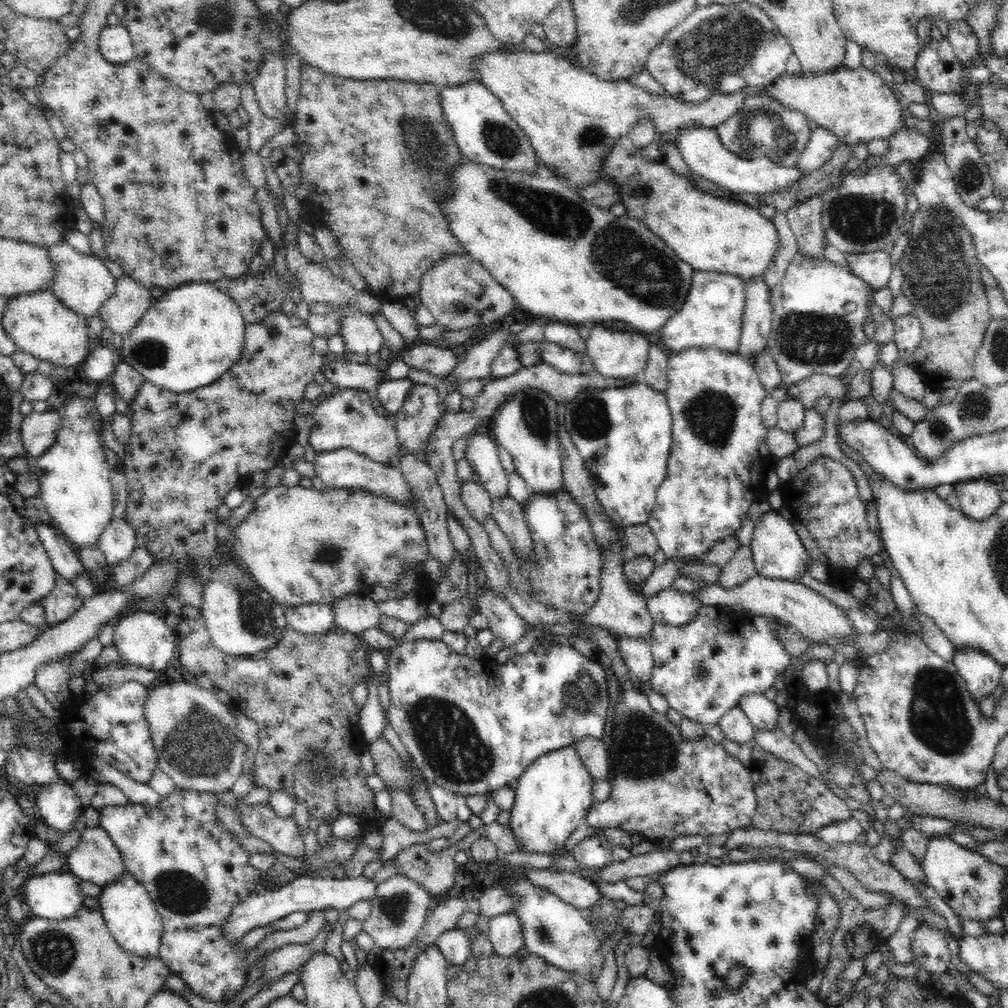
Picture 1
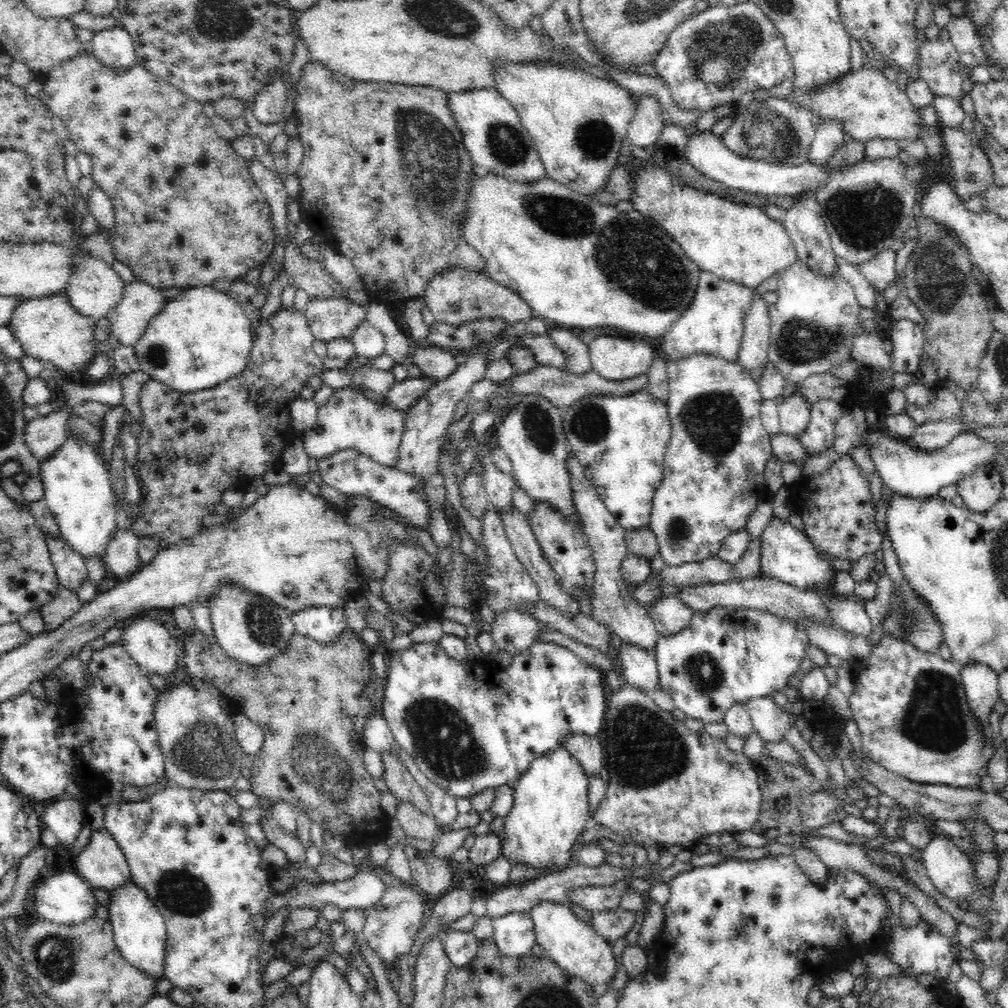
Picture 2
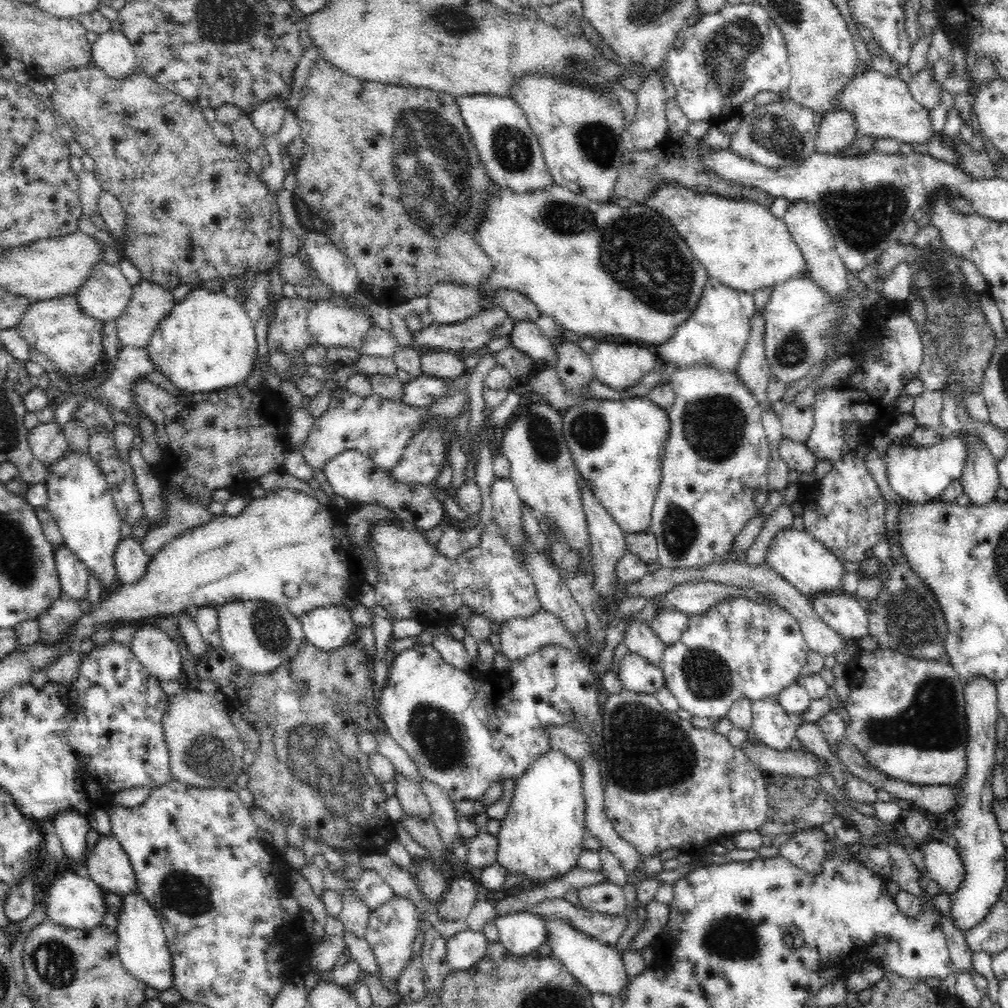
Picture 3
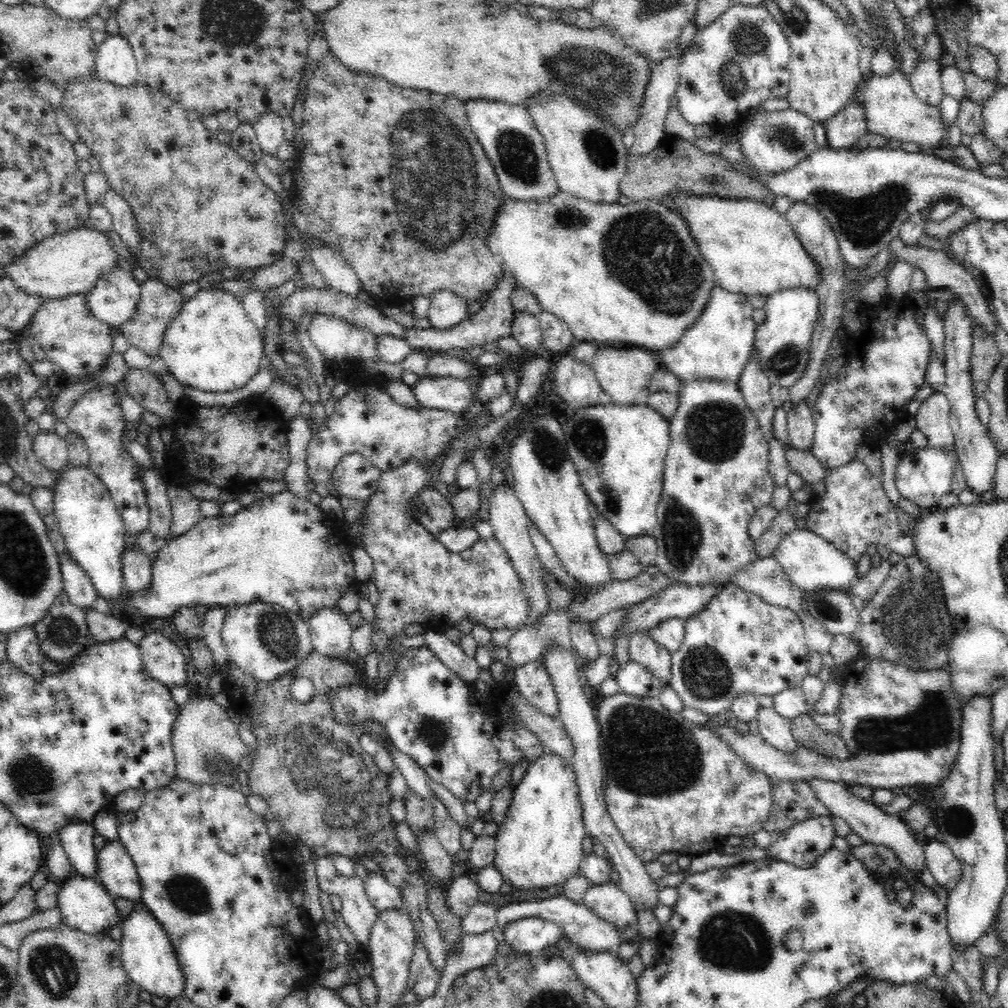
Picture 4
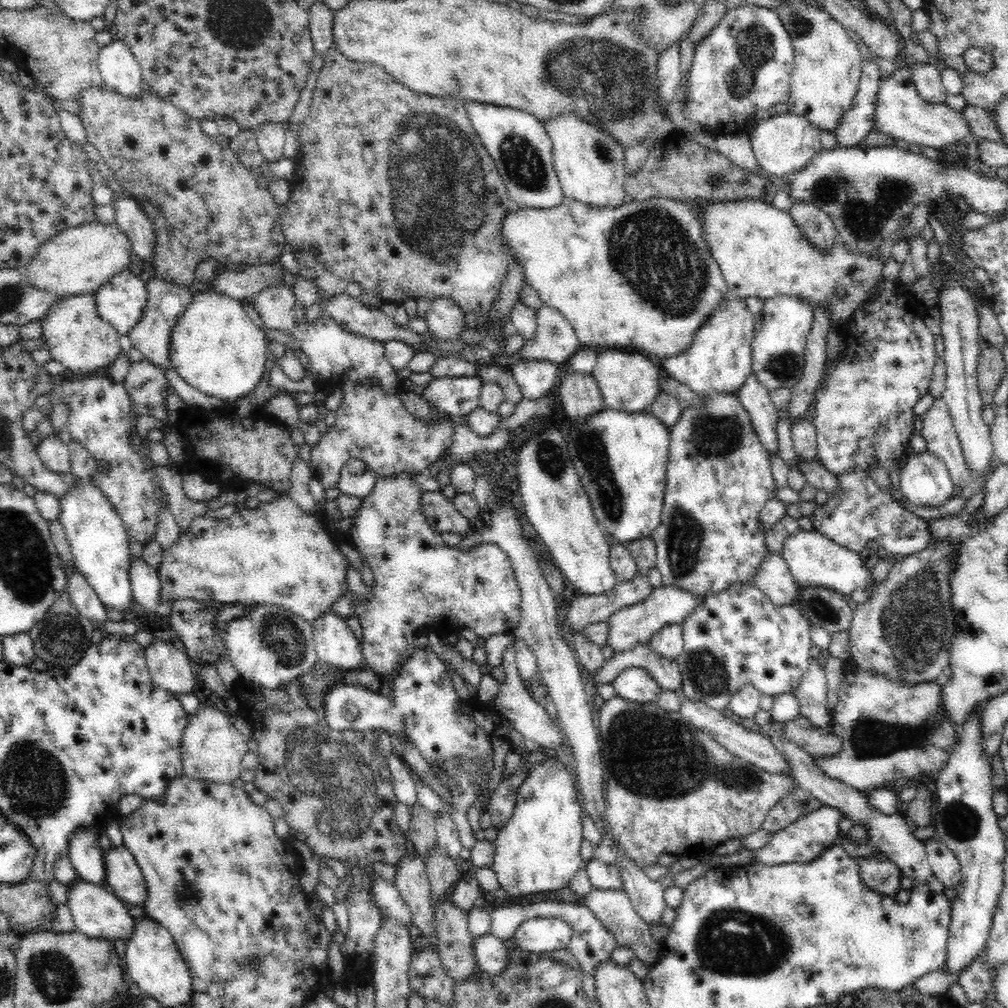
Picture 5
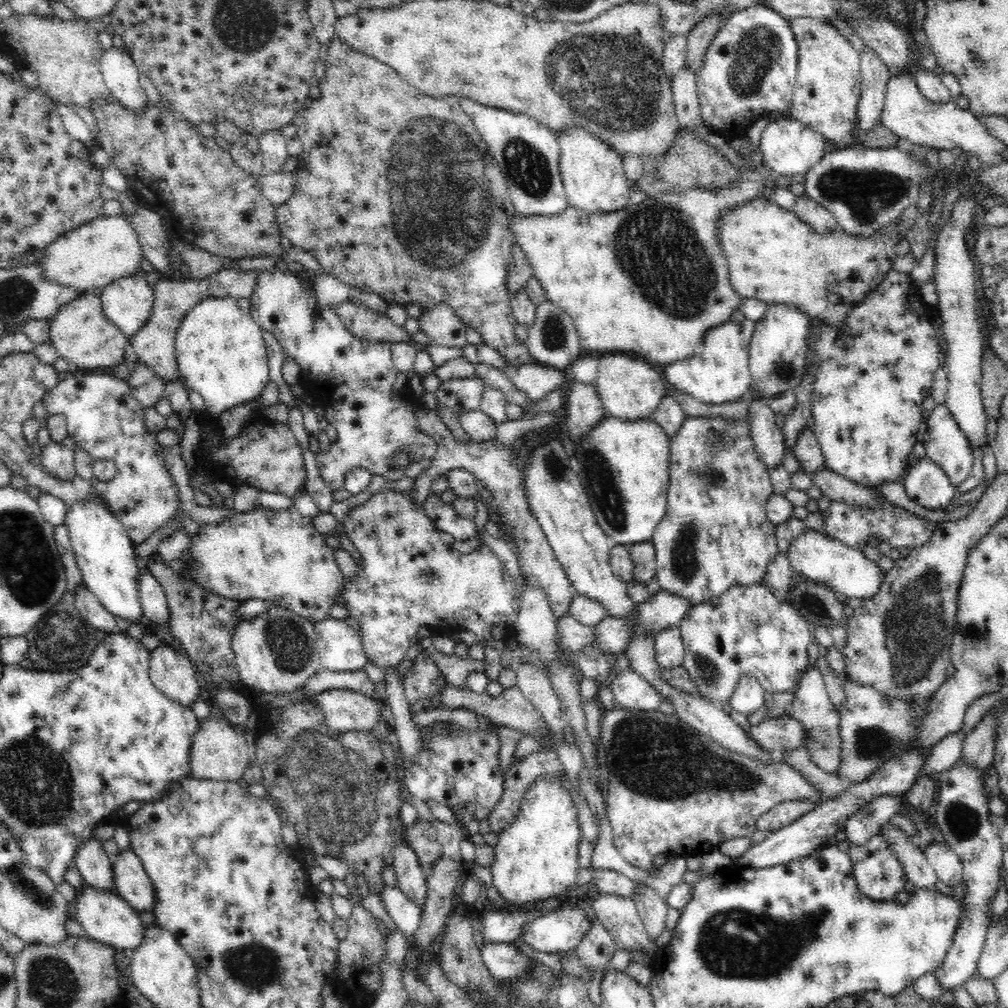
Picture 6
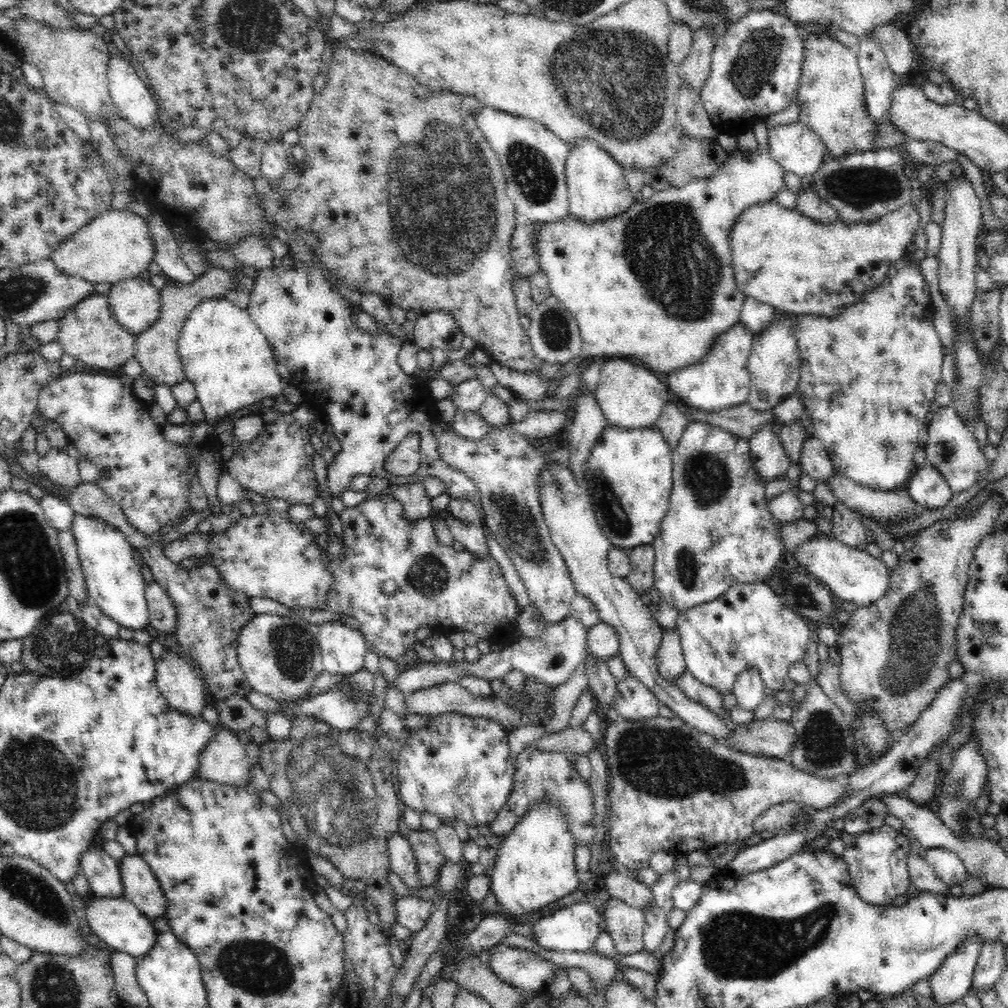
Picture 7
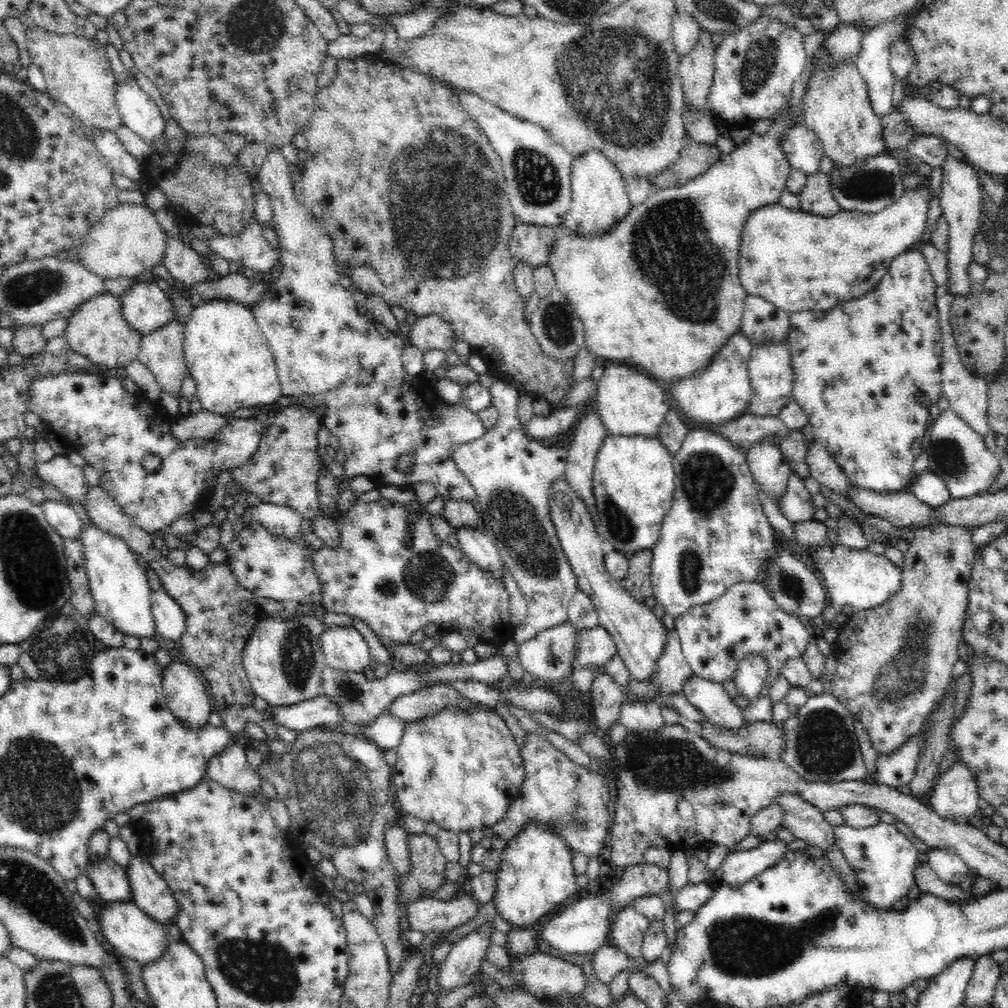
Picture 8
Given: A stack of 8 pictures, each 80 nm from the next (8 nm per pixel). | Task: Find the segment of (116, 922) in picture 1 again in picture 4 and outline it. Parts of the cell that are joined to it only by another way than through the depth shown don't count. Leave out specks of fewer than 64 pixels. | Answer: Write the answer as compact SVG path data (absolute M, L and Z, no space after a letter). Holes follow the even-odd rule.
M136 901L132 912L122 924L122 965L129 978L139 987L148 991L154 997L173 1000L183 996L184 974L180 968L180 962L175 956L174 947L170 943L169 936L164 928L158 923L142 901Z

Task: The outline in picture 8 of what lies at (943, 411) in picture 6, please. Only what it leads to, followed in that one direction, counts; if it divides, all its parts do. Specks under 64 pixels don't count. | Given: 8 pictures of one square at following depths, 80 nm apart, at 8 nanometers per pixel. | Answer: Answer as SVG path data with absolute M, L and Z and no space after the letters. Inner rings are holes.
M952 409L944 410L934 420L930 428L930 442L930 446L924 448L929 461L929 471L946 482L952 499L982 495L998 480L1001 472L1000 460L986 448L984 437L976 434Z

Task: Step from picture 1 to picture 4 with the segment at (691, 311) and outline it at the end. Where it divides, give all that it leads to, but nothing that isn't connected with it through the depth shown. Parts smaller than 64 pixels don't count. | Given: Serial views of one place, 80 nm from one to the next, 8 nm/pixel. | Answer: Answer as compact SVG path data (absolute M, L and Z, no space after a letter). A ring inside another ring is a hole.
M720 284L714 285L708 302L696 322L686 329L673 347L656 352L660 365L681 381L718 379L737 382L745 362L754 349L757 327L752 318L754 309L748 295L728 292Z

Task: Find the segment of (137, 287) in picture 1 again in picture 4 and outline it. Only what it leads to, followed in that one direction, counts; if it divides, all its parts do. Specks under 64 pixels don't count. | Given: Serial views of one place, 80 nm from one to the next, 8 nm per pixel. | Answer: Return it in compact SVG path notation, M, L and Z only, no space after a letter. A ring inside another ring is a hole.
M147 279L140 283L139 299L134 309L134 314L124 323L119 331L124 335L129 345L144 350L144 353L159 357L163 332L165 328L174 320L186 298L180 295L178 288L170 288L158 279Z

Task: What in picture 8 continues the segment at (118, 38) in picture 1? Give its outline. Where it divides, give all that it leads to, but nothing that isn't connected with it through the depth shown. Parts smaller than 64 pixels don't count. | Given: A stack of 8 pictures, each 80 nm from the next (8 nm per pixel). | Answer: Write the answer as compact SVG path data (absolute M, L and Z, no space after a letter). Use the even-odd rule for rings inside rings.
M131 73L116 87L116 107L122 115L123 126L142 137L148 144L164 141L166 121L156 103L141 90Z

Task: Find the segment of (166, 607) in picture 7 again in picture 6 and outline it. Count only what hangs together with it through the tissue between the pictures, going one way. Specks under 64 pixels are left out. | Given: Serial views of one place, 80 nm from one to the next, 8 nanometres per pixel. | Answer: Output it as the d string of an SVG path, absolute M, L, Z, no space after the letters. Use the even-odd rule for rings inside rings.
M149 570L140 571L138 575L138 596L143 614L152 623L163 625L169 622L169 606L164 589Z

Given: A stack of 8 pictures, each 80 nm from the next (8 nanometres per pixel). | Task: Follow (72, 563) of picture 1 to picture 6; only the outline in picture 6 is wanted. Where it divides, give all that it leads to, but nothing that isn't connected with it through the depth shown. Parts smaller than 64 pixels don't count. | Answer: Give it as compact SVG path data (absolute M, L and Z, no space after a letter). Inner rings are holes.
M83 584L76 587L73 592L75 607L80 612L83 620L90 622L90 625L96 627L106 634L118 633L120 632L116 621L114 620L114 615L102 606L102 603L98 601L96 595L91 593Z

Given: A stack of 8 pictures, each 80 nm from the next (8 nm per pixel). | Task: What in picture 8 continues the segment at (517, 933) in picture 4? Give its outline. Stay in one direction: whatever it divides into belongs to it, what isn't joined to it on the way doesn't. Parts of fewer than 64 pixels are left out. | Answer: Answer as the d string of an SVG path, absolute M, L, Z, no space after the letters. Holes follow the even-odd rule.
M644 862L626 867L622 878L613 885L610 892L577 897L564 905L548 922L544 922L539 931L542 941L566 954L593 954L606 945L606 940L610 941L610 930L616 912L626 905L631 905L632 900L640 896L657 895L663 888L670 886L668 884L668 870L655 864Z

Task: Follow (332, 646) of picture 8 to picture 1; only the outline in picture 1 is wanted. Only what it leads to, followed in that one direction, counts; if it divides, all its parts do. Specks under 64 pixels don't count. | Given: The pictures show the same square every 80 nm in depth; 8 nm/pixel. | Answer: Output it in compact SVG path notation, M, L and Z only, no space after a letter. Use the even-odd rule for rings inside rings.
M312 603L295 607L283 605L283 608L287 625L302 634L321 635L336 627L330 605Z

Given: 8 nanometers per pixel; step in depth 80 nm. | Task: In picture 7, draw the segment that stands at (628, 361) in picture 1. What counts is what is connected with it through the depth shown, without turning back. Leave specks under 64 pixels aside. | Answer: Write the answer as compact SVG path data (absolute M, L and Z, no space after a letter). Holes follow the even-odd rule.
M618 358L601 364L601 376L594 393L607 425L624 429L654 426L663 406L670 402L668 388L660 375L646 368L646 365Z

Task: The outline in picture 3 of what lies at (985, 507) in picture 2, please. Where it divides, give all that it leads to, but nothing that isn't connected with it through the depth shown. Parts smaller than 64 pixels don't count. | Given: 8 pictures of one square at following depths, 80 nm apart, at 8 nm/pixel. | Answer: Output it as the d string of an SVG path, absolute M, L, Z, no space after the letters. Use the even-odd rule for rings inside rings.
M963 431L960 435L955 435L964 437L971 448L966 467L959 479L963 494L968 496L974 507L986 507L986 504L996 500L996 492L1001 486L997 470L999 460L990 455L984 441L978 439L974 433Z

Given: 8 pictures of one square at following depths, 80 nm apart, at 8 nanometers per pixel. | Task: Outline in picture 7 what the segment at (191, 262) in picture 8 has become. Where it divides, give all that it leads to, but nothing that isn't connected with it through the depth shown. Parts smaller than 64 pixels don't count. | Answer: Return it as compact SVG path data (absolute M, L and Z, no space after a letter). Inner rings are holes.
M154 212L145 221L150 239L154 241L154 262L160 266L165 278L182 284L194 282L197 278L180 258L178 236L173 234L172 226Z

